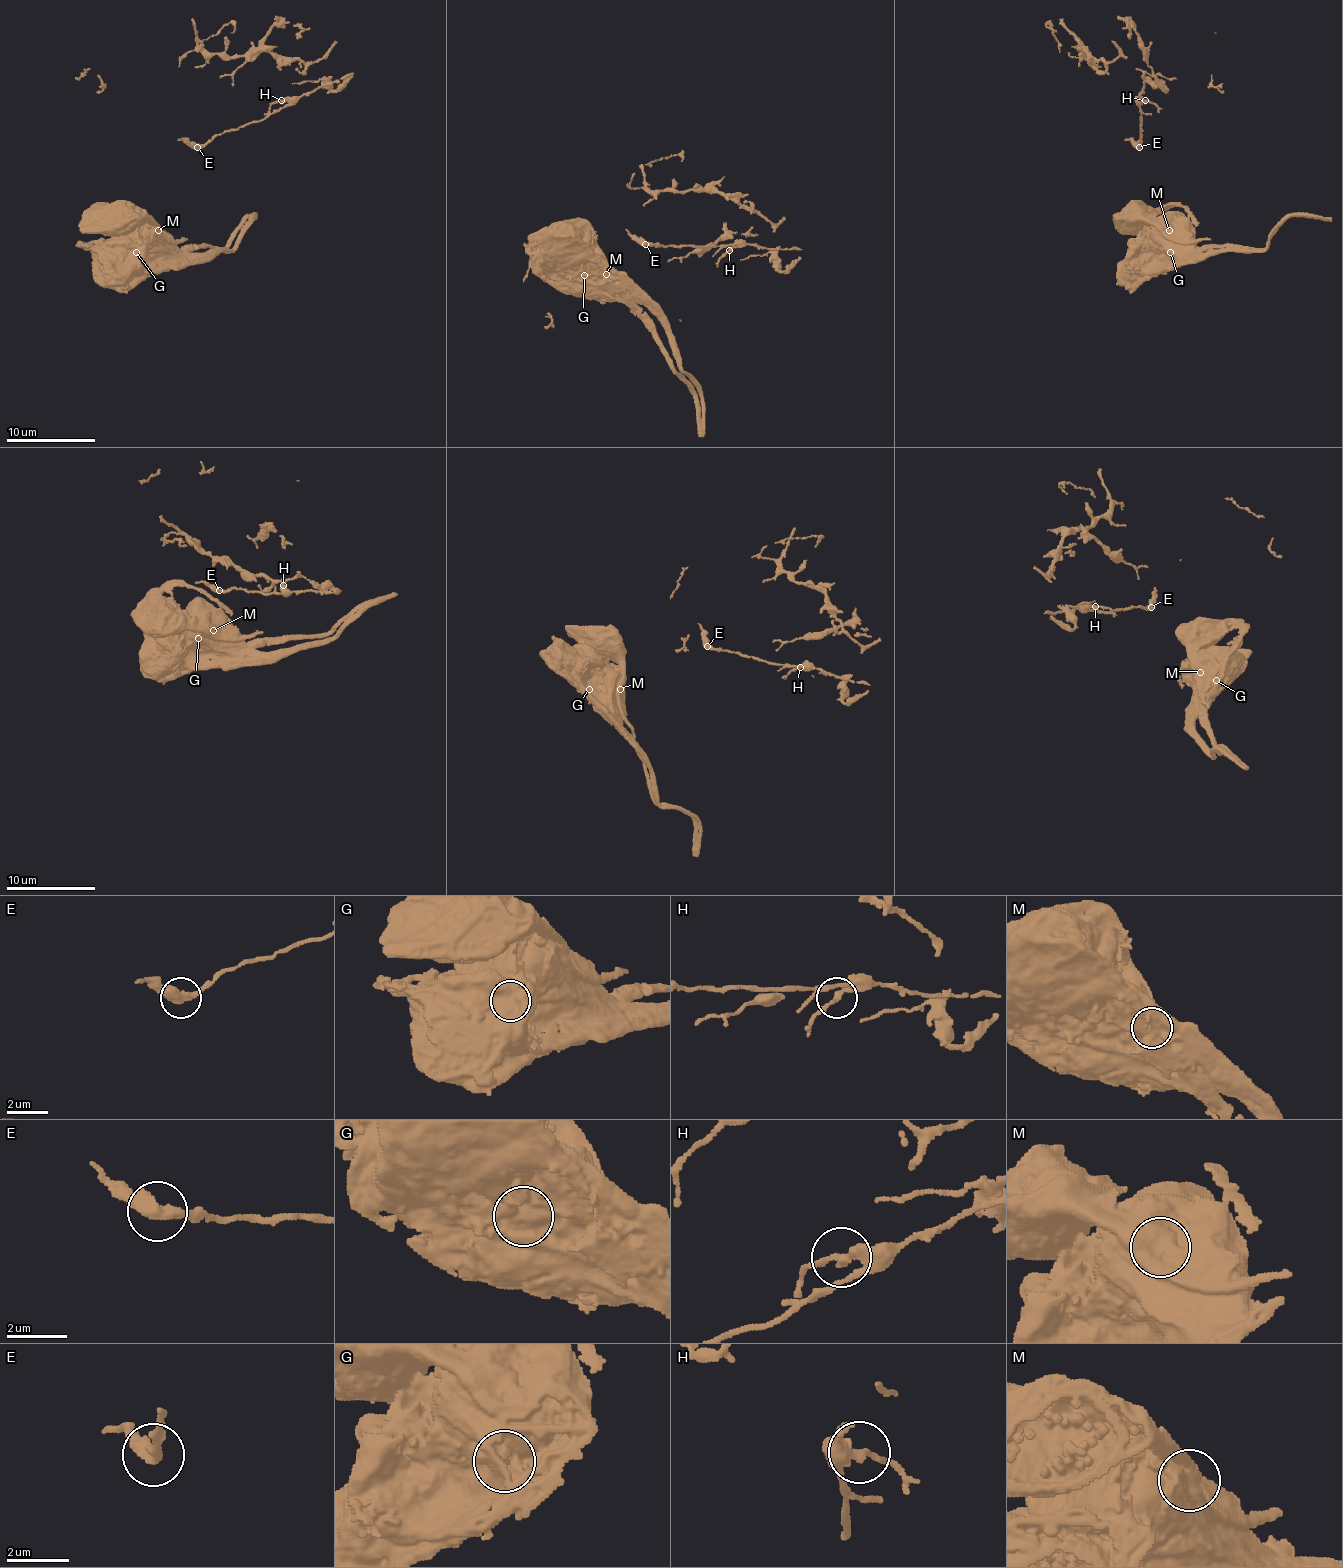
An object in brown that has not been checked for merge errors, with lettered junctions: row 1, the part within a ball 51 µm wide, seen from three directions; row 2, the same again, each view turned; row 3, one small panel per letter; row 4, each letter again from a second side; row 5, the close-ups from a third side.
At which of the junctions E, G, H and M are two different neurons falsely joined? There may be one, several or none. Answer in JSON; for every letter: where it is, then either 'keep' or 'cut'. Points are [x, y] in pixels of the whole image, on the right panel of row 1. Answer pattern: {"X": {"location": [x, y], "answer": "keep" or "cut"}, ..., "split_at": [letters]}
{"E": {"location": [1139, 147], "answer": "keep"}, "G": {"location": [1170, 252], "answer": "cut"}, "H": {"location": [1145, 100], "answer": "keep"}, "M": {"location": [1169, 230], "answer": "cut"}, "split_at": ["G", "M"]}

